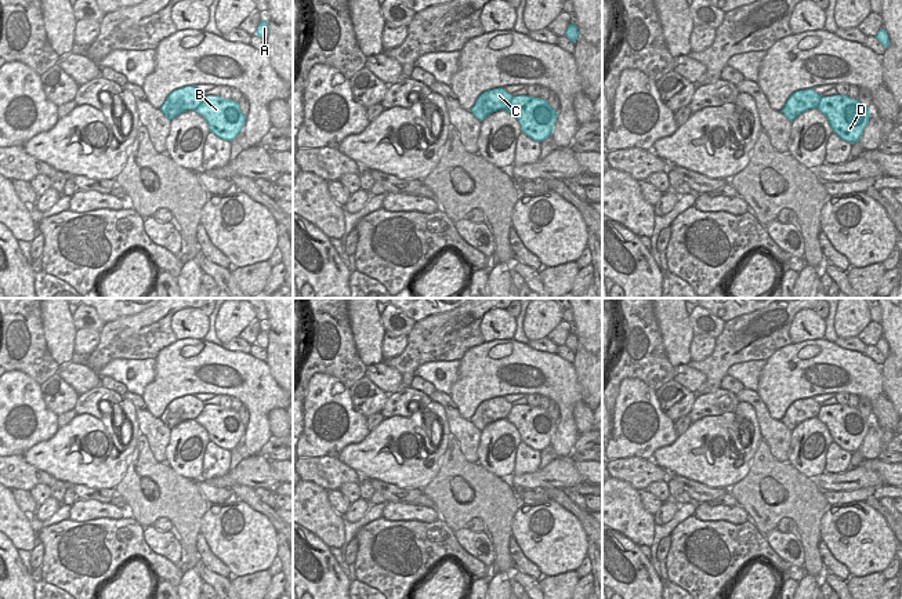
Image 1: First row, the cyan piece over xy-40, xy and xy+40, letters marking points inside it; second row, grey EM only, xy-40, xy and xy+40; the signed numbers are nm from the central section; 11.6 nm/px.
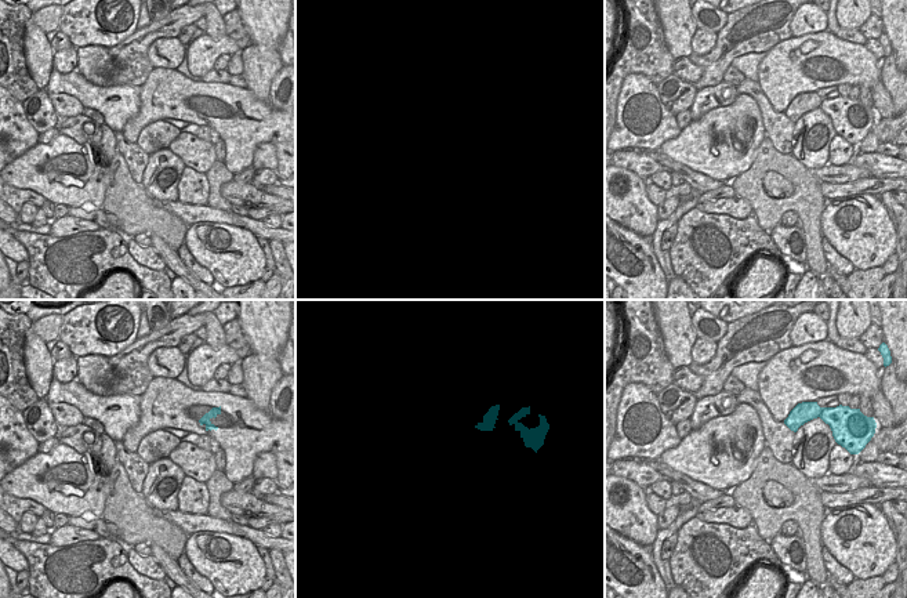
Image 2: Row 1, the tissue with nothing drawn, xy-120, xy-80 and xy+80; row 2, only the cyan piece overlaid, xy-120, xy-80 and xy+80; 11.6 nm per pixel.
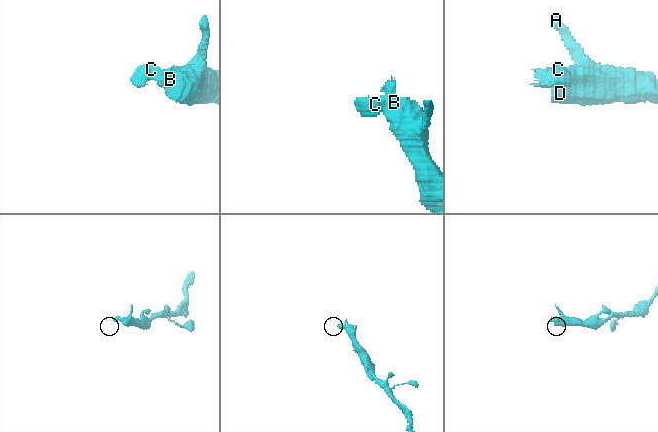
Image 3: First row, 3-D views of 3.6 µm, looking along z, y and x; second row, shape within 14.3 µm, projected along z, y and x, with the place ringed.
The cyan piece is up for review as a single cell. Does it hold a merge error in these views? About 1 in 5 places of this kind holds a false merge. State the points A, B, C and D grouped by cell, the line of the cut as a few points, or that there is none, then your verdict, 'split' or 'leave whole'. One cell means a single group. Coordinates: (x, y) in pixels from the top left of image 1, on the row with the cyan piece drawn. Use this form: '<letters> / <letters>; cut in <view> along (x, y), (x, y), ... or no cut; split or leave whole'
A B D / C; cut in xy-40 along (205, 98), (195, 111); split

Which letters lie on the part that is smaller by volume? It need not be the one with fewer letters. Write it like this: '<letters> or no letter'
C

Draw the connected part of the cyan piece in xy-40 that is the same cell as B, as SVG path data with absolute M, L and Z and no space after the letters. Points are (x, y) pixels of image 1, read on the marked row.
M220 95L204 98L195 112L207 121L210 132L229 142L238 137L246 123L239 102Z

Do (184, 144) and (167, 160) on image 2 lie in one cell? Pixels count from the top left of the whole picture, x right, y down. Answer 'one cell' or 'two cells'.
two cells

